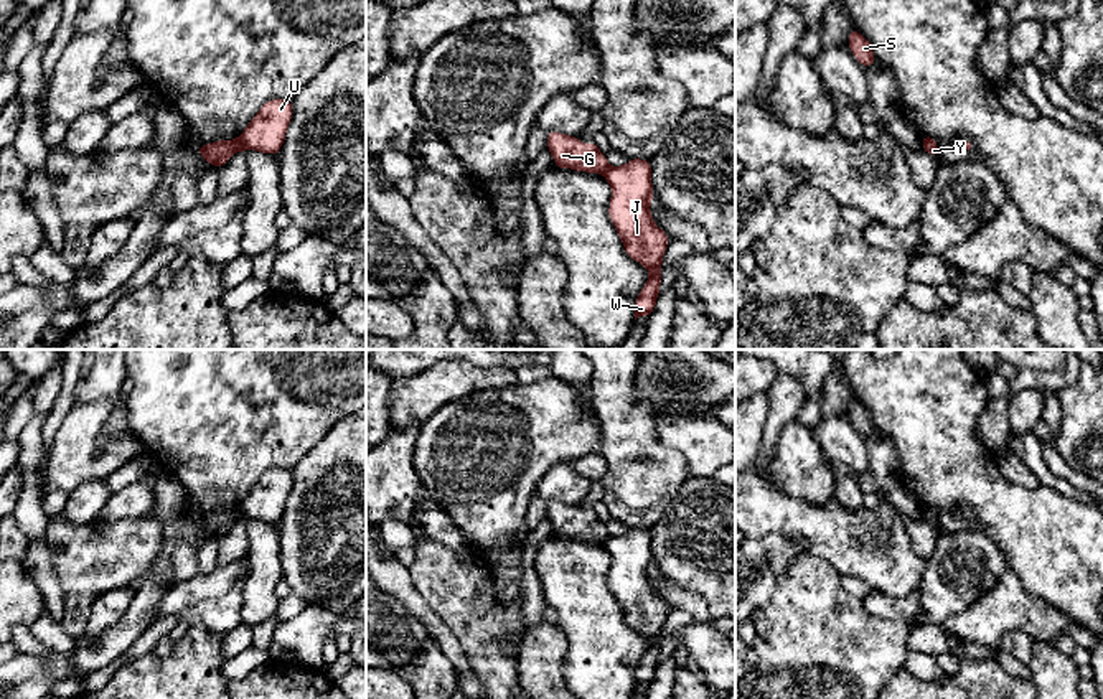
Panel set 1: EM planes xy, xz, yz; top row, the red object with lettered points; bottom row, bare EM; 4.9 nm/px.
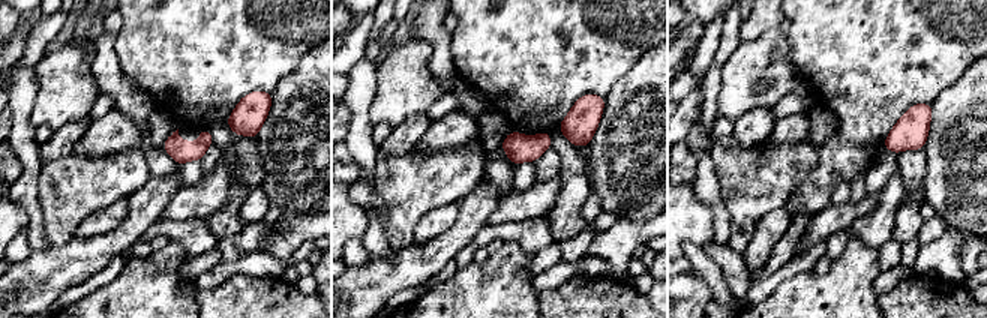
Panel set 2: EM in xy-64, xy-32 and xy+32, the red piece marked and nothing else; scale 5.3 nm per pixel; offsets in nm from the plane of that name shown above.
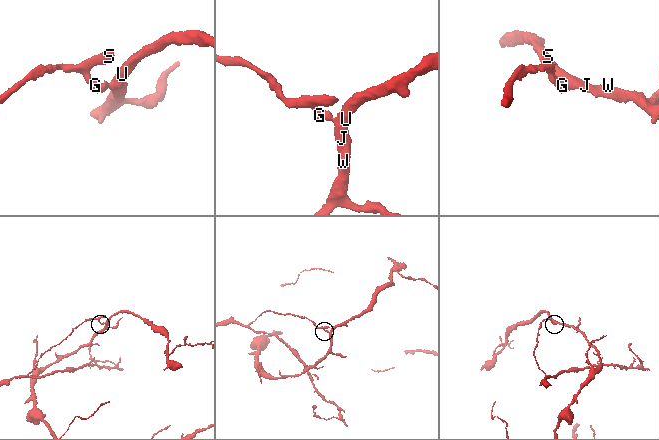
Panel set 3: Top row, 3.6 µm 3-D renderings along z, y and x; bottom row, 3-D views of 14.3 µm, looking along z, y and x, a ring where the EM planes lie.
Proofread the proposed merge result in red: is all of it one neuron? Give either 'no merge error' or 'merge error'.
merge error

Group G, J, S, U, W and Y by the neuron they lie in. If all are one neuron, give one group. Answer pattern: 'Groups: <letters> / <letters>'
Groups: G S / J U W Y

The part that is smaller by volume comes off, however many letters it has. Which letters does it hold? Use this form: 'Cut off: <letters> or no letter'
Cut off: G, S

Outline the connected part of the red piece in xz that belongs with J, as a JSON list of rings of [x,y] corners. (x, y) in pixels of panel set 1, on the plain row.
[[[630,528],[623,536],[608,536],[603,546],[612,556],[608,585],[622,607],[630,628],[650,640],[650,648],[635,671],[635,689],[650,686],[661,654],[661,630],[669,612],[650,582],[655,569],[651,554],[651,529]]]

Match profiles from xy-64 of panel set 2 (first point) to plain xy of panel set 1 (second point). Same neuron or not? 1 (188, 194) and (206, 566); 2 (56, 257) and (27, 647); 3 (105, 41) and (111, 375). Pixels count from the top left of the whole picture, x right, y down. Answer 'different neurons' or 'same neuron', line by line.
1: different neurons
2: different neurons
3: same neuron

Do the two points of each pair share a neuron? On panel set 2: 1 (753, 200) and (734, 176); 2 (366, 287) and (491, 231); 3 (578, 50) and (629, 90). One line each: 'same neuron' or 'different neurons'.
1: same neuron
2: different neurons
3: different neurons

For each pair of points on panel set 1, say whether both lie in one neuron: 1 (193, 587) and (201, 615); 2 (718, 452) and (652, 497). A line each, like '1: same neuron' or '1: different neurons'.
1: different neurons
2: different neurons

